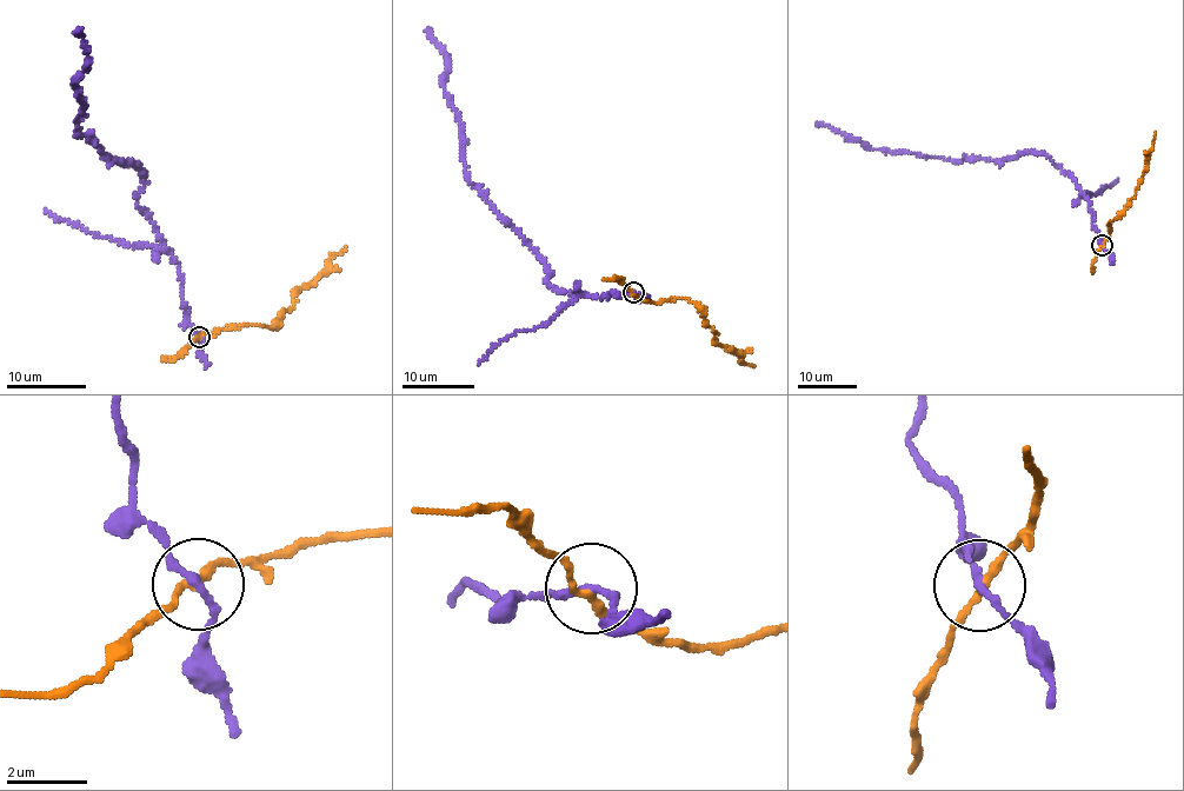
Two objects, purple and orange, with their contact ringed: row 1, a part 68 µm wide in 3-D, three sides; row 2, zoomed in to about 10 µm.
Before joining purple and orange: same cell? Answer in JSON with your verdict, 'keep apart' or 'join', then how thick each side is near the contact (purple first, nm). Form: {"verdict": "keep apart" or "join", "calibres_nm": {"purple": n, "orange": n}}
{"verdict": "keep apart", "calibres_nm": {"purple": 180, "orange": 180}}

